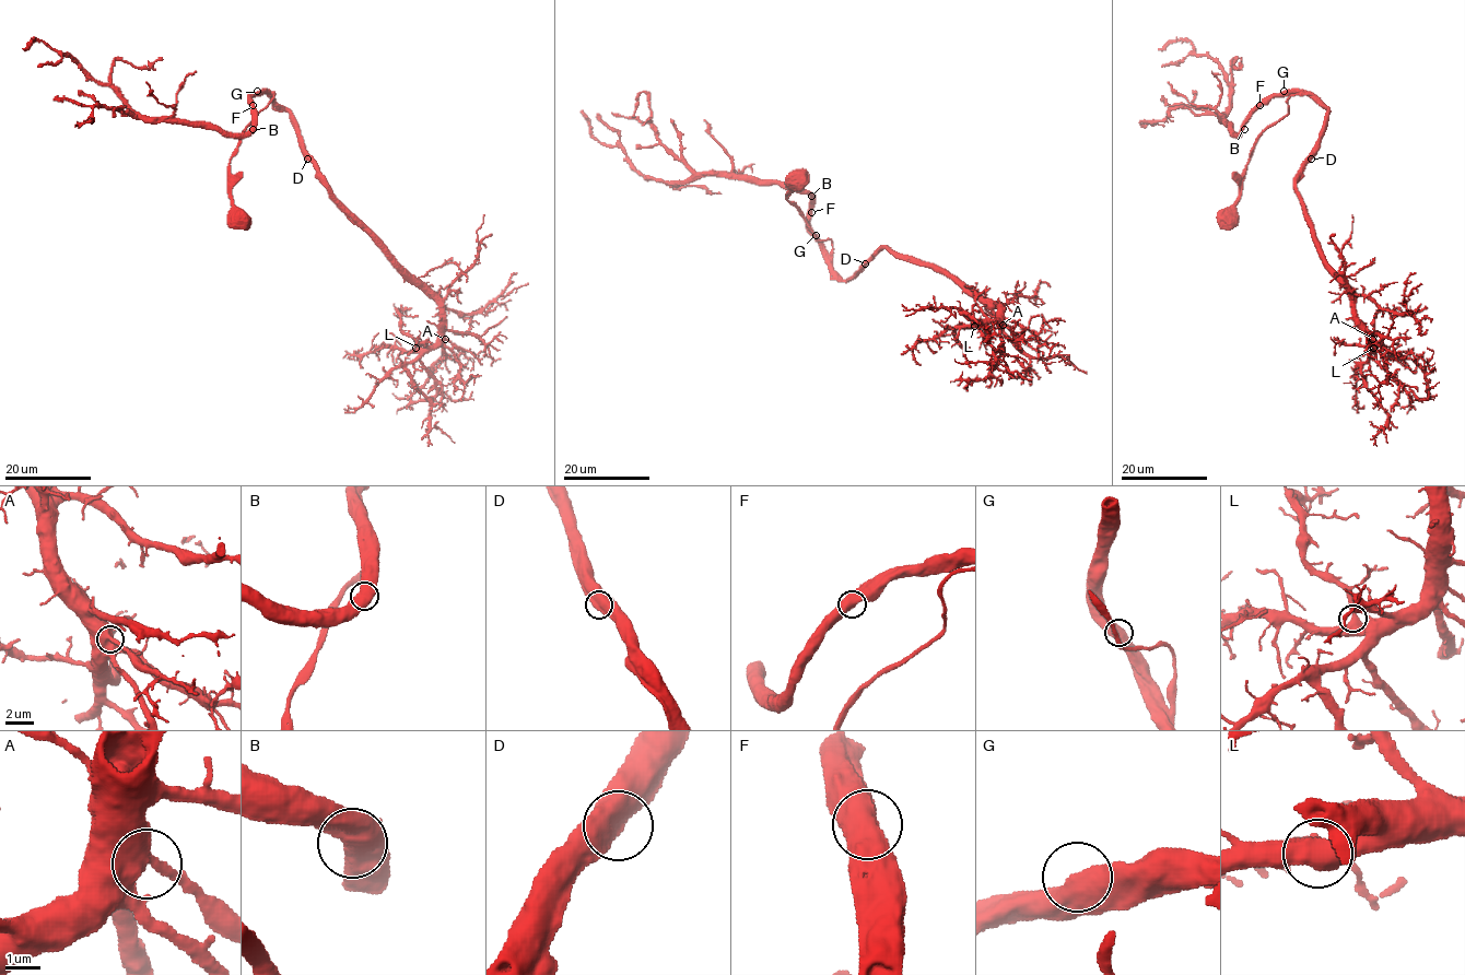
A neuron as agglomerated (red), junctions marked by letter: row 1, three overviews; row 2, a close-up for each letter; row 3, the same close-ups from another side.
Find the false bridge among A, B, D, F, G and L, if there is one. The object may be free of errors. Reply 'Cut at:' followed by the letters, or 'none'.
Cut at: none

